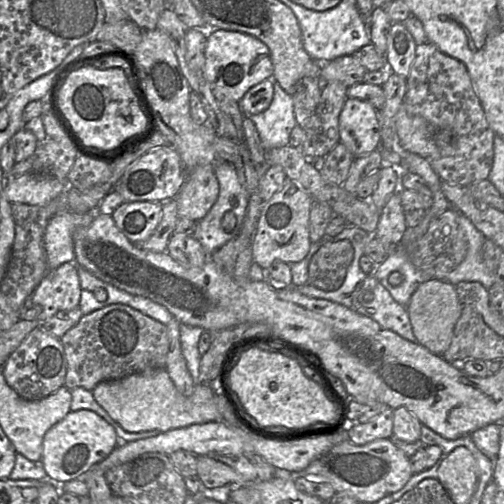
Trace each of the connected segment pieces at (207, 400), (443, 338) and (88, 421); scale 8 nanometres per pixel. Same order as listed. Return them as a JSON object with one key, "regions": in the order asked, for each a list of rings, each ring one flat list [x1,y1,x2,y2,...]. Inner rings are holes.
{"regions":[[[165,368,134,373,117,380,100,382,91,391,97,403,125,431,130,433,169,430,193,424,223,422,216,404,216,394,210,382,196,382,189,396,181,394,175,387]],[[429,279,416,288,406,310,417,342,432,353,442,356,450,346,453,329,461,315,455,286,445,280]],[[87,409,70,411,44,435,41,462,47,479,58,485,79,479,112,452,117,446,117,437,114,428,97,413]]]}

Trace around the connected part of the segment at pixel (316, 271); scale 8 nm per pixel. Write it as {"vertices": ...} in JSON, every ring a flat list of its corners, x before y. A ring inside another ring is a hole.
{"vertices":[[327,240,310,260,307,283,327,291,338,289,344,282,353,253,349,240]]}

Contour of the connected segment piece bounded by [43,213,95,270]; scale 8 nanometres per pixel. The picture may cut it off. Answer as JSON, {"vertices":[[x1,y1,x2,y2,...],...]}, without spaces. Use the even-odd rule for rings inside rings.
{"vertices":[[64,213,49,221,43,239,49,270,66,262,74,262,73,234,79,227,88,227,94,217,95,213]]}

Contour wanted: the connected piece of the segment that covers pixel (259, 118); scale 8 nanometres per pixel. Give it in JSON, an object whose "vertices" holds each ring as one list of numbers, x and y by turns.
{"vertices":[[277,82,273,83,273,88,274,94,270,106,259,114,246,116,254,123,265,150,289,145,290,133,297,124,291,94,285,92]]}

